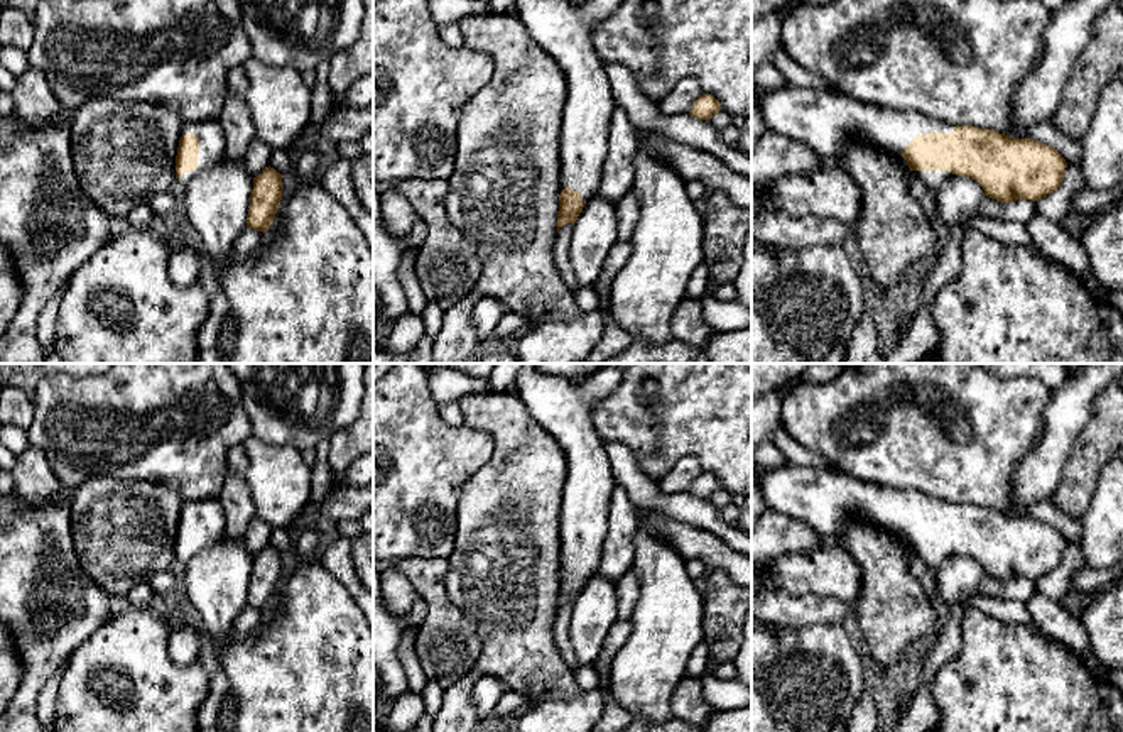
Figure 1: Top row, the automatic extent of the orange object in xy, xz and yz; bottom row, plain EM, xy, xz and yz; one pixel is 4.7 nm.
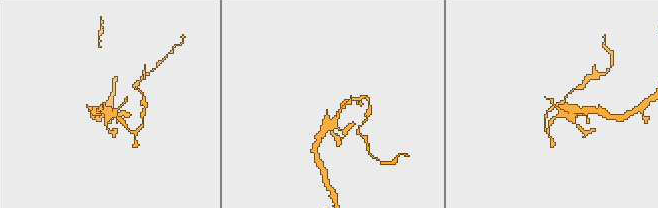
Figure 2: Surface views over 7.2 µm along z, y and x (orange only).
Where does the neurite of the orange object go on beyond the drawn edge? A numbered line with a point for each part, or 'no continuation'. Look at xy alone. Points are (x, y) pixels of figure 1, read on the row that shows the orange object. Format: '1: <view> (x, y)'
1: xy (211, 139)

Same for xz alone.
1: xz (561, 27)

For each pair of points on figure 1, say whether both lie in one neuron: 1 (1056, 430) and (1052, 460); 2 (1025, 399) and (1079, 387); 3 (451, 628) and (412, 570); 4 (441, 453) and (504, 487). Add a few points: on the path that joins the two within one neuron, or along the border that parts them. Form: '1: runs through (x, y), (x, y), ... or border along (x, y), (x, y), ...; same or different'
1: runs through (1056, 437), (1052, 453); same
2: border along (1052, 389), (1044, 409), (1044, 430), (1041, 433); different
3: runs through (441, 614), (433, 590), (426, 584); same
4: border along (485, 431), (492, 455), (460, 489), (456, 506); different

